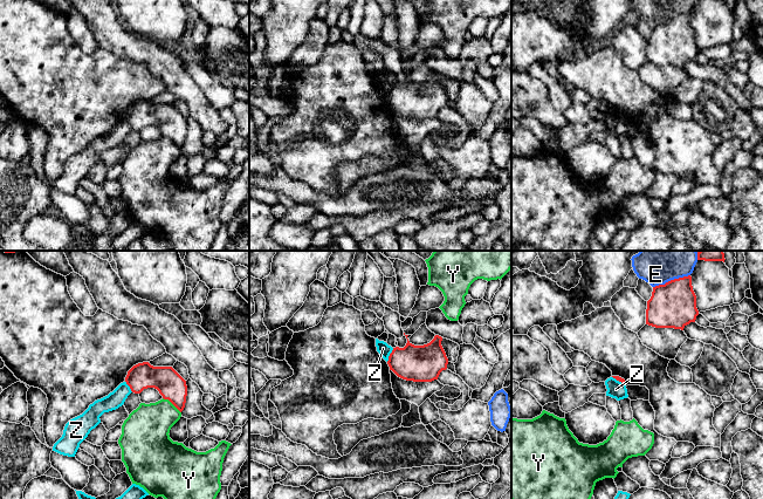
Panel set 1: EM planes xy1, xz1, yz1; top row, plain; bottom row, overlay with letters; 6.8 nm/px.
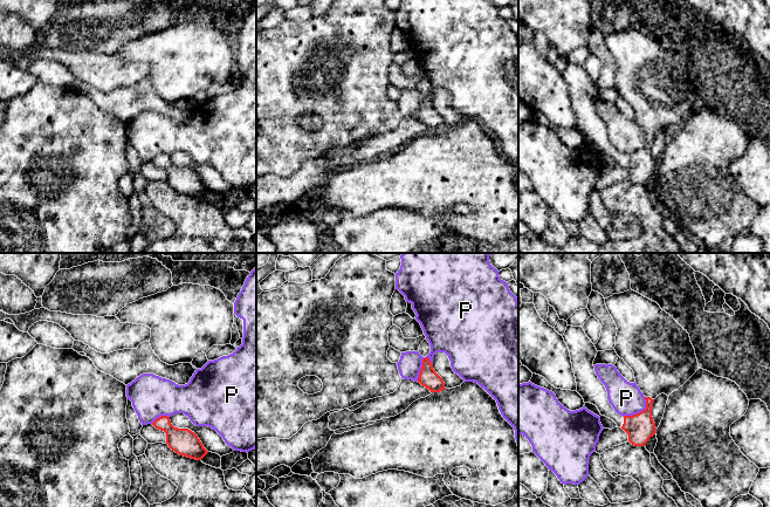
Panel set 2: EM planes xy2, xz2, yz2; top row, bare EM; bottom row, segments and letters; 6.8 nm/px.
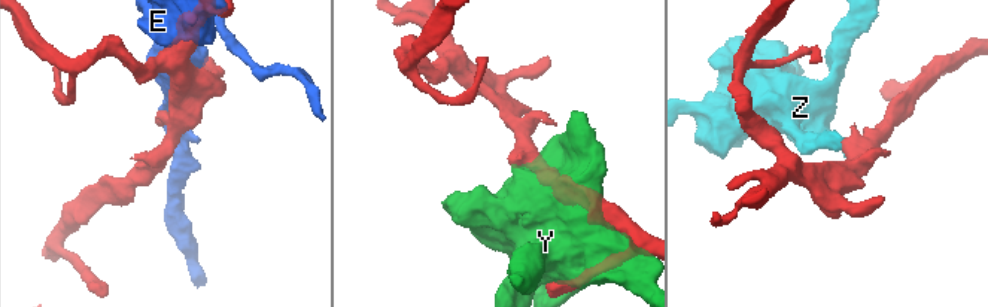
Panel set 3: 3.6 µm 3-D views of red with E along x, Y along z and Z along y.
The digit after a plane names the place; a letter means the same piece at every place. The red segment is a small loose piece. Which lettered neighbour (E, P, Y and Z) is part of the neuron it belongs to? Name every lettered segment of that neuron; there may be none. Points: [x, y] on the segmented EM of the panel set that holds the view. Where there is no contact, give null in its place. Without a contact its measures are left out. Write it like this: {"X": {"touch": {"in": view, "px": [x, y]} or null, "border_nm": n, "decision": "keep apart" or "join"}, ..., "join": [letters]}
{"E": {"touch": {"in": "yz1", "px": [671, 280]}, "border_nm": 280, "decision": "keep apart"}, "P": {"touch": {"in": "xz2", "px": [421, 368]}, "border_nm": 190, "decision": "keep apart"}, "Y": {"touch": {"in": "xy1", "px": [172, 403]}, "border_nm": 170, "decision": "keep apart"}, "Z": {"touch": {"in": "xz1", "px": [390, 355]}, "border_nm": 110, "decision": "keep apart"}, "join": []}

